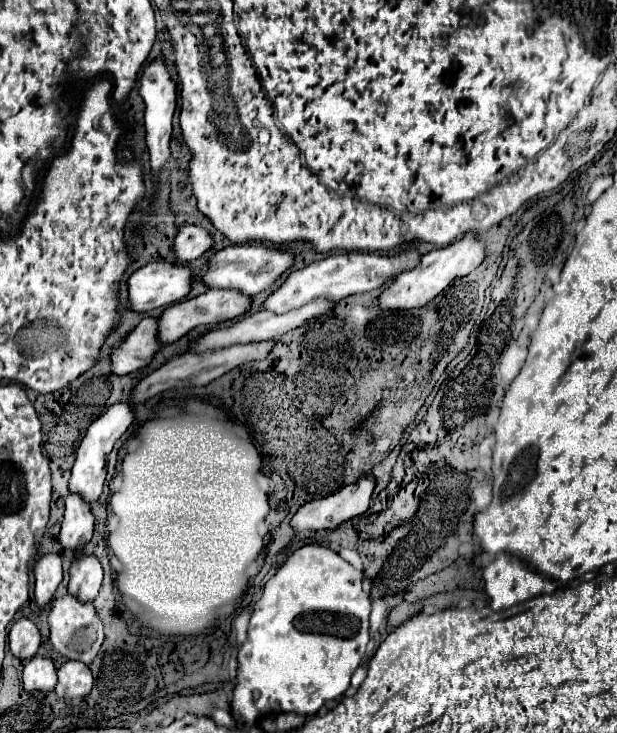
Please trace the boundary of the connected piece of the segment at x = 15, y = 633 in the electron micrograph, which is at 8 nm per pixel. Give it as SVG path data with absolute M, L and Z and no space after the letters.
M18 619L8 633L8 645L14 657L28 661L32 655L38 653L40 647L40 633L38 627L30 619Z

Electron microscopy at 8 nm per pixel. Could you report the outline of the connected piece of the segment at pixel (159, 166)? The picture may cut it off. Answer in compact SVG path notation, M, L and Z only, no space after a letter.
M162 57L152 61L144 69L140 83L142 83L140 85L140 95L142 95L144 105L146 105L144 119L146 119L146 143L148 143L148 149L150 149L150 167L152 167L152 175L158 175L166 167L166 163L170 159L172 115L174 115L174 109L176 109L176 83L170 77L170 73L166 71Z

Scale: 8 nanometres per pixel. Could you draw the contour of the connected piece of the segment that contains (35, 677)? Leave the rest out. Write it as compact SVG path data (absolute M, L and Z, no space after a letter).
M32 657L24 667L24 691L50 693L56 687L56 669L50 657Z

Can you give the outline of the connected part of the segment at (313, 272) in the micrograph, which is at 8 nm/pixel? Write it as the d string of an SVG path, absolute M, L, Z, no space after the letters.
M404 251L396 255L380 255L380 253L340 253L326 257L322 261L316 261L312 265L306 265L304 269L292 271L286 281L268 295L268 299L262 303L262 309L272 311L276 315L288 313L292 309L300 309L300 305L306 305L306 301L314 301L316 297L328 297L328 301L340 301L354 293L366 293L372 289L382 287L388 279L396 277L398 273L412 269L420 261L420 255L414 251Z

